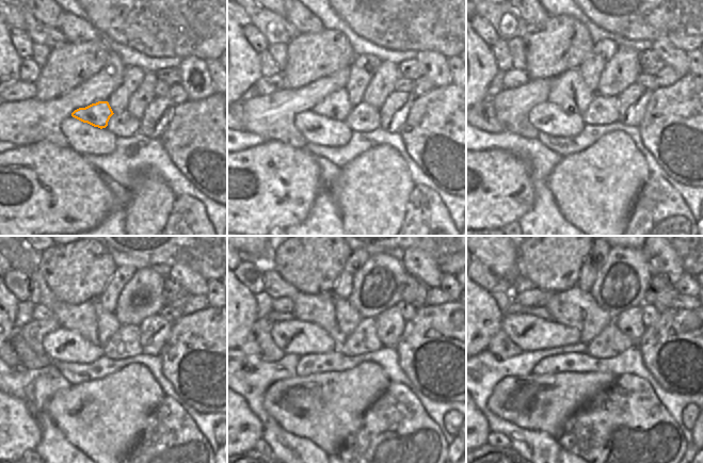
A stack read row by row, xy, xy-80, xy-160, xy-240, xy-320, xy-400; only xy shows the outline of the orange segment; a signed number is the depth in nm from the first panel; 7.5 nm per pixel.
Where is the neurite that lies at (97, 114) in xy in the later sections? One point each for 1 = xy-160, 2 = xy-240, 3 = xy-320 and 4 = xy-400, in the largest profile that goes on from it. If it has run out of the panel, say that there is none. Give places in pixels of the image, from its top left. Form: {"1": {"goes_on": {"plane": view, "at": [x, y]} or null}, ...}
{"1": {"goes_on": {"plane": "xy-160", "at": [569, 91]}}, "2": {"goes_on": {"plane": "xy-240", "at": [91, 320]}}, "3": {"goes_on": {"plane": "xy-320", "at": [334, 314]}}, "4": {"goes_on": {"plane": "xy-400", "at": [575, 308]}}}

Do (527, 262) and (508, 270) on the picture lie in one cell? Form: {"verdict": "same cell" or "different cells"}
{"verdict": "different cells"}

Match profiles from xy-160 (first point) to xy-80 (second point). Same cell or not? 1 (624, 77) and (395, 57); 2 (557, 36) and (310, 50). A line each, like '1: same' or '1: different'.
1: different
2: same

